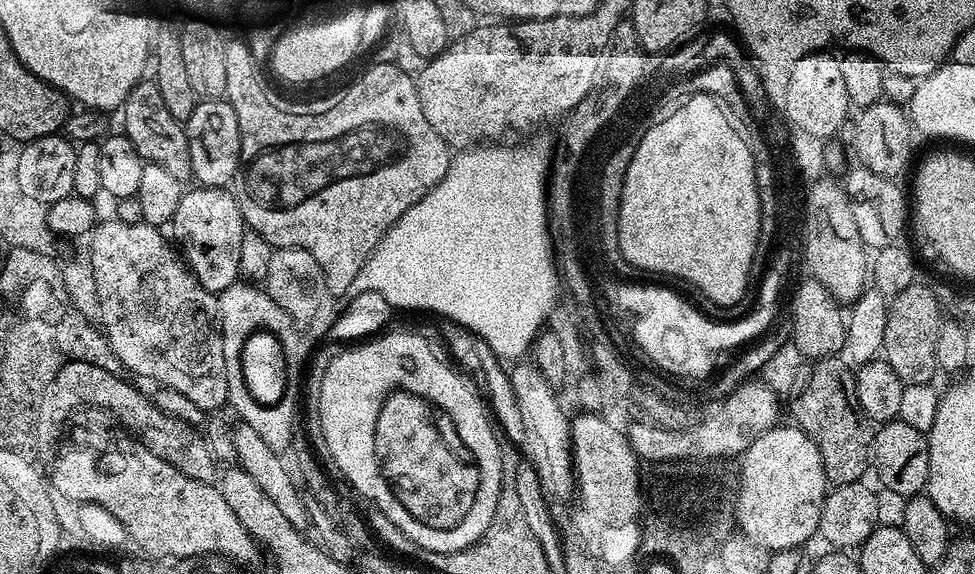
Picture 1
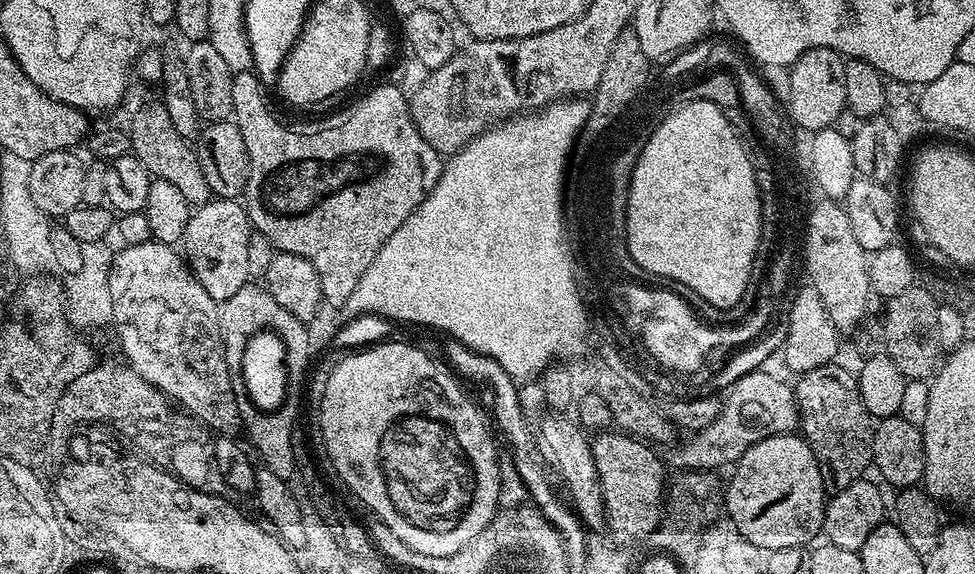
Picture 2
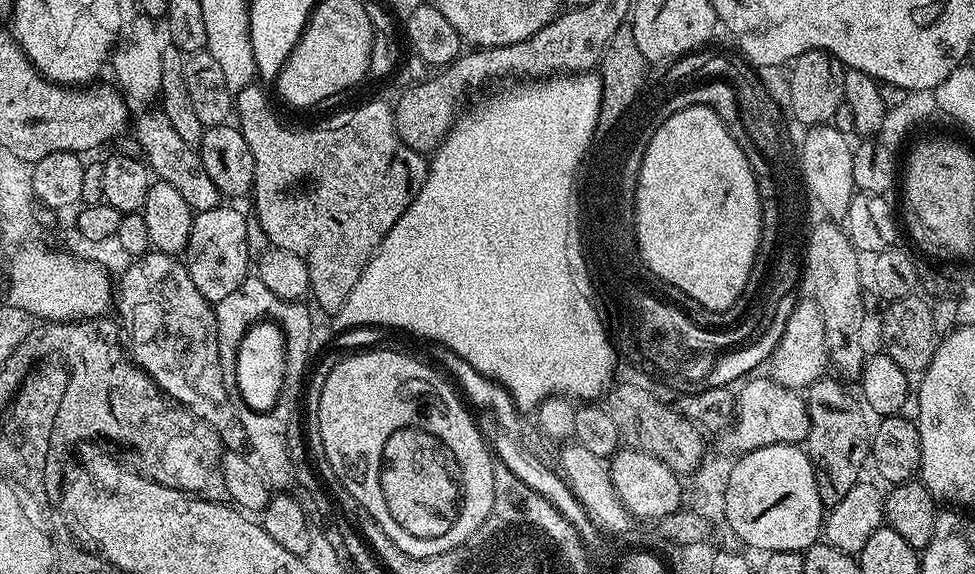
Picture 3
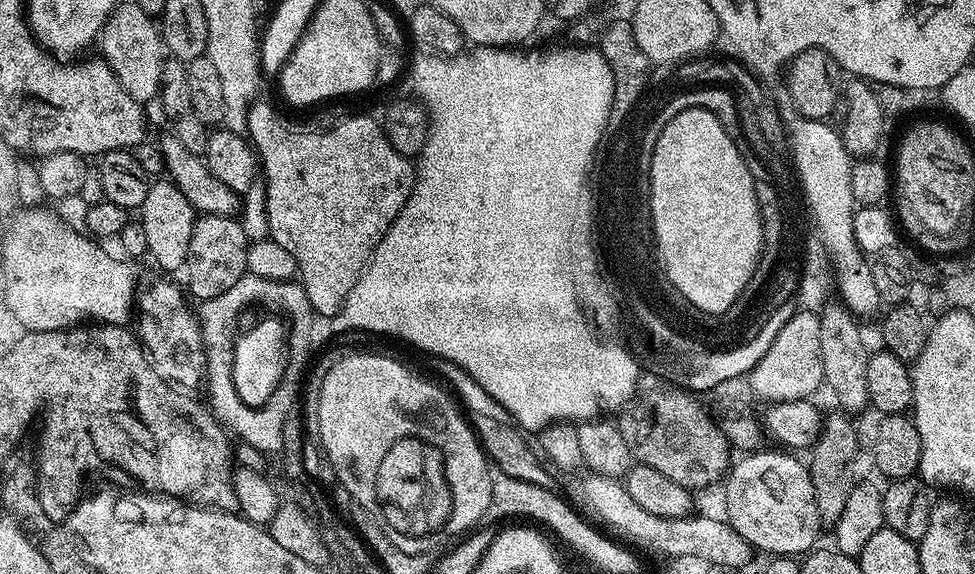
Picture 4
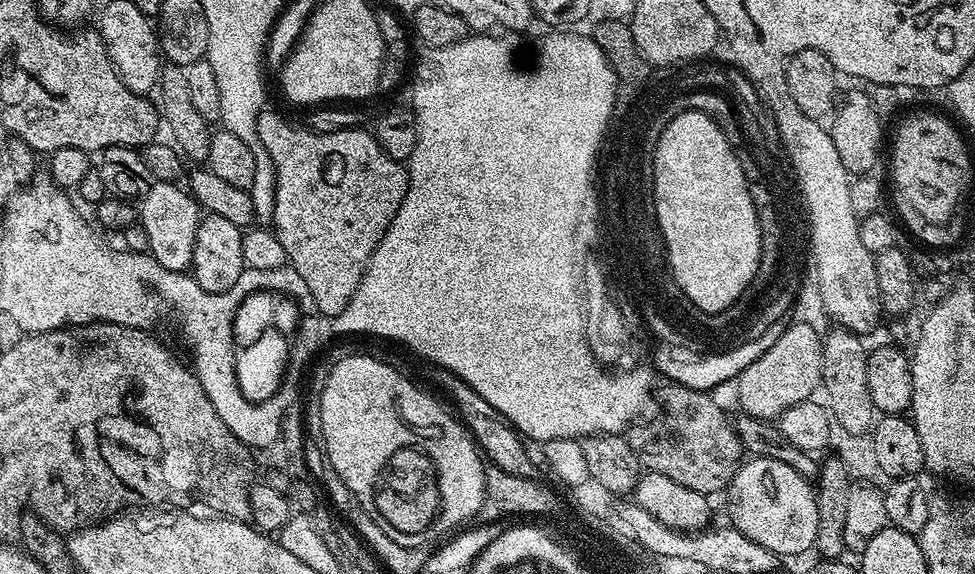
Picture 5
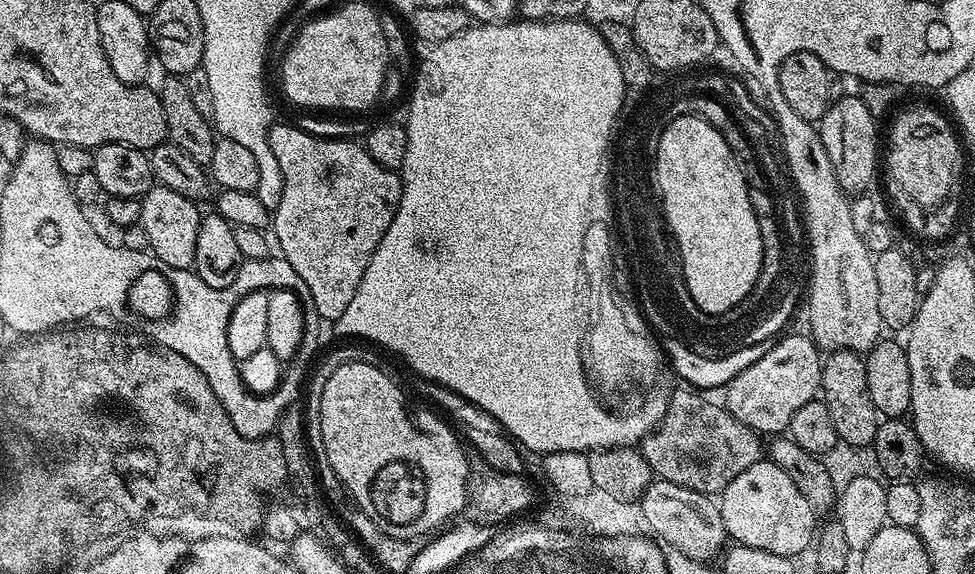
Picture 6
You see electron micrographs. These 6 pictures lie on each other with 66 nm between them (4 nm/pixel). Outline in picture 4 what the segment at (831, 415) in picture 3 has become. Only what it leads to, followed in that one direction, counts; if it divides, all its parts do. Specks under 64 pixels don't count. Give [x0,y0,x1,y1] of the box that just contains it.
[807,410,860,526]

